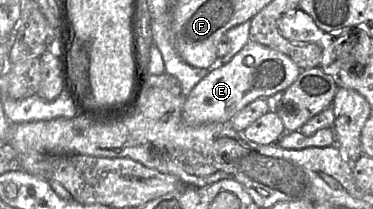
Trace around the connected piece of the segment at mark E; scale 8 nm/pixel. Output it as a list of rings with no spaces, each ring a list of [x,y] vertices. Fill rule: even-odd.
[[[249,41],[227,64],[212,70],[185,98],[183,121],[192,127],[206,123],[229,123],[232,117],[257,99],[267,99],[287,90],[301,73],[299,66],[286,54]]]

